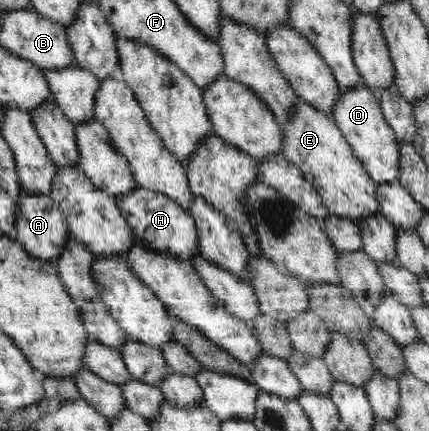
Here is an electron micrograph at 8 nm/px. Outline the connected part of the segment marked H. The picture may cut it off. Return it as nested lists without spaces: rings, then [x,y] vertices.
[[[136,187],[129,195],[119,196],[117,205],[135,234],[138,243],[142,242],[155,251],[171,253],[180,260],[192,260],[200,253],[198,231],[192,216],[172,199],[162,193]]]

